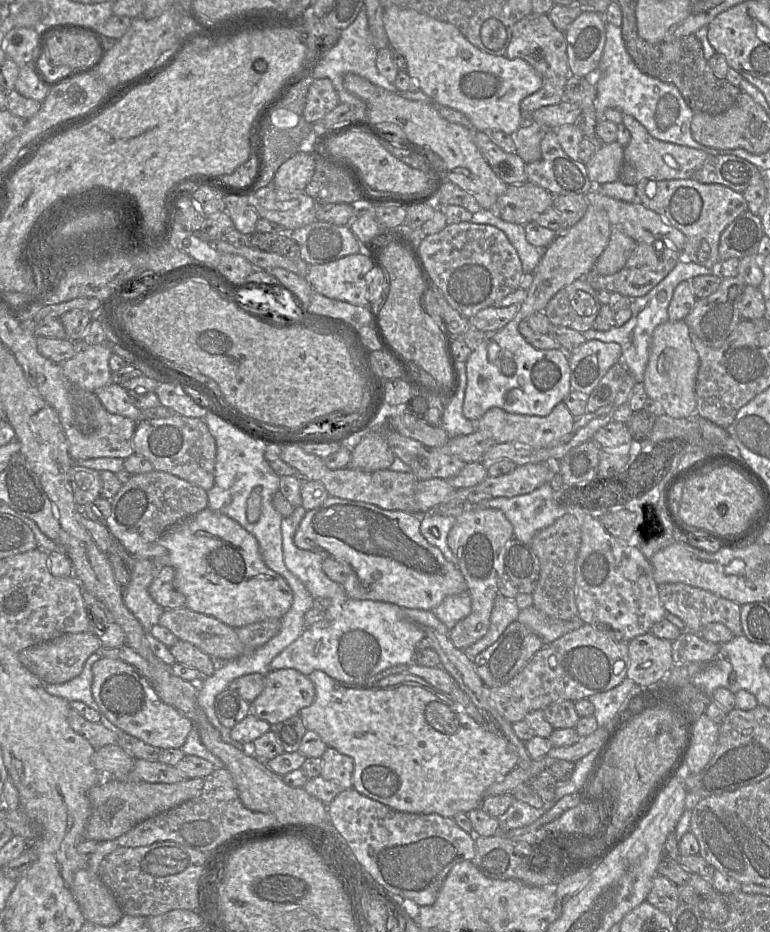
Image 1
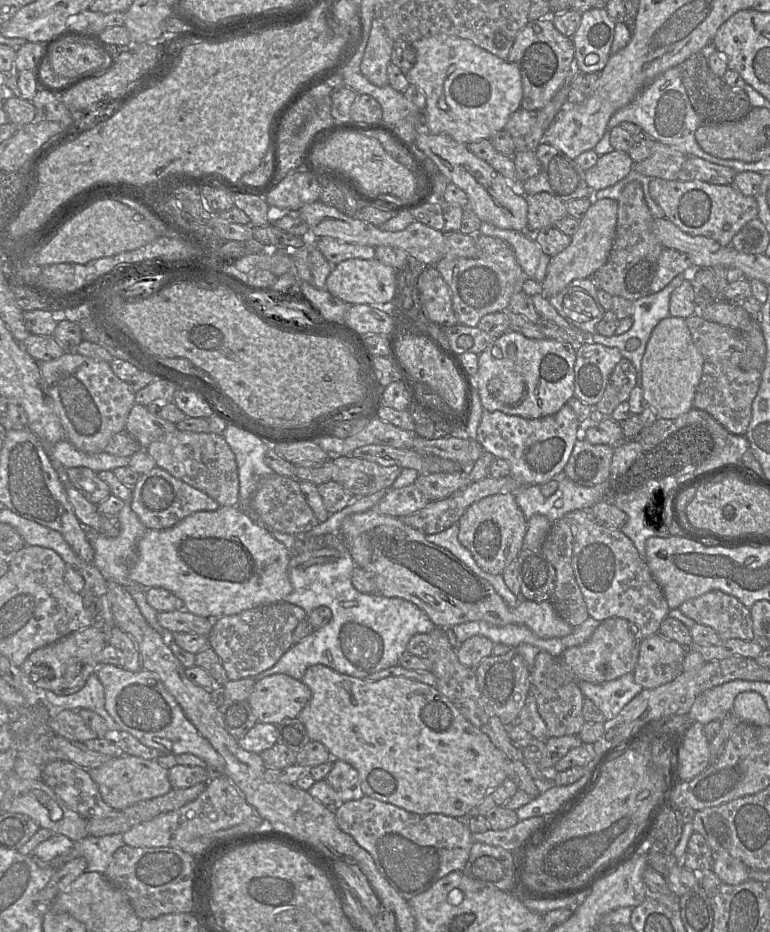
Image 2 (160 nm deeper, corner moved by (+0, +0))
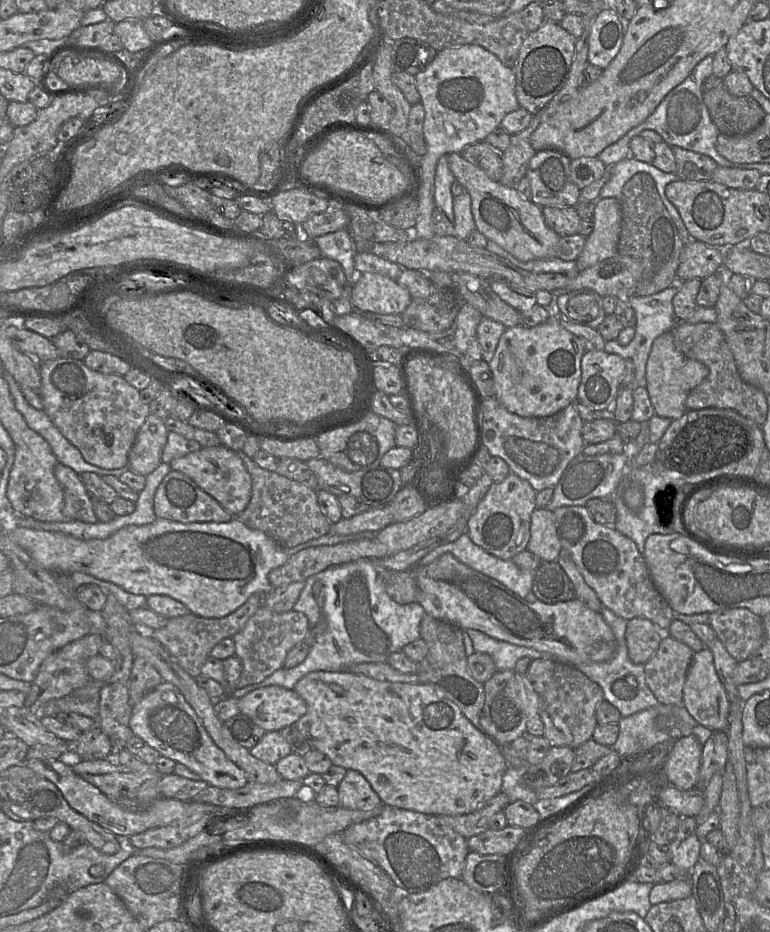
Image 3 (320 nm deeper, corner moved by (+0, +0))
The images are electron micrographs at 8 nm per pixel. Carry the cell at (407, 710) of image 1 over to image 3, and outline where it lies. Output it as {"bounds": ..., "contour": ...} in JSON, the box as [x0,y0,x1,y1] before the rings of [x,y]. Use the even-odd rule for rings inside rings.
{"bounds":[292,671,507,815],"contour":[[[314,671],[303,676],[292,689],[307,705],[307,712],[295,724],[297,729],[307,738],[312,746],[325,754],[333,765],[346,770],[359,772],[369,782],[373,790],[380,797],[383,806],[393,806],[428,815],[465,815],[477,811],[491,798],[501,792],[502,780],[507,763],[498,745],[483,730],[475,727],[462,713],[460,708],[444,693],[432,684],[410,684],[379,681],[364,675],[356,675],[348,671],[327,672]]]}

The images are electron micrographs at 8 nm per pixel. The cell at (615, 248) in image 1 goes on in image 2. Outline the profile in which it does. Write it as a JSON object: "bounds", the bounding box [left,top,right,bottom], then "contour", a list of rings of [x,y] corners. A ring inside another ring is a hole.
{"bounds":[592,181,664,301],"contour":[[[637,181],[628,183],[618,199],[616,232],[608,260],[592,275],[597,287],[611,296],[620,296],[629,301],[652,294],[649,293],[650,285],[664,249],[652,231],[653,220],[644,199],[642,185]]]}

